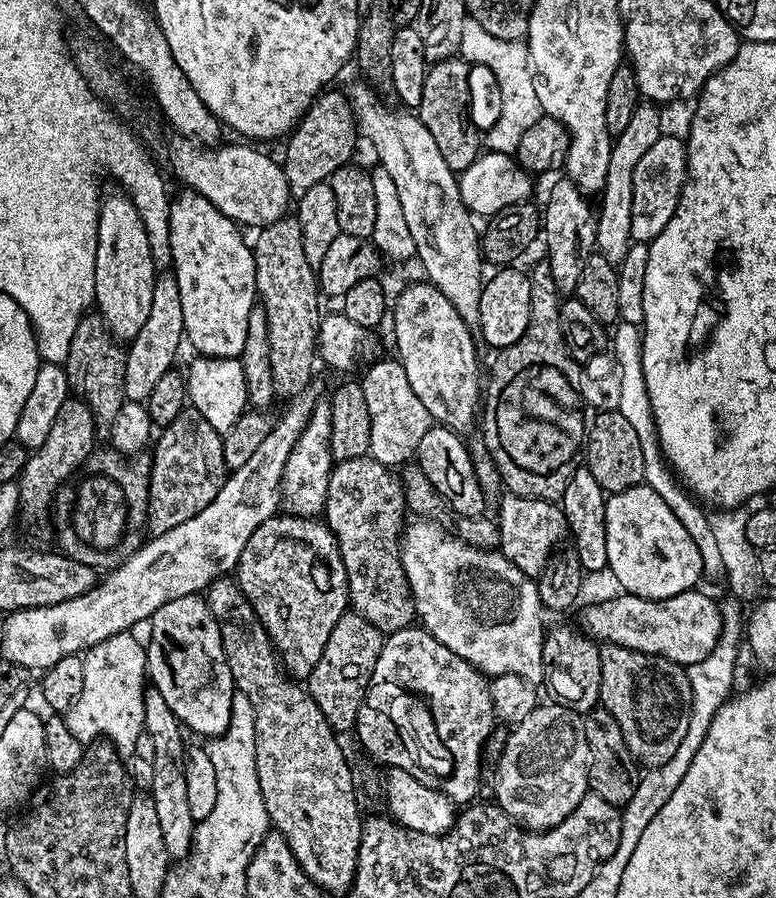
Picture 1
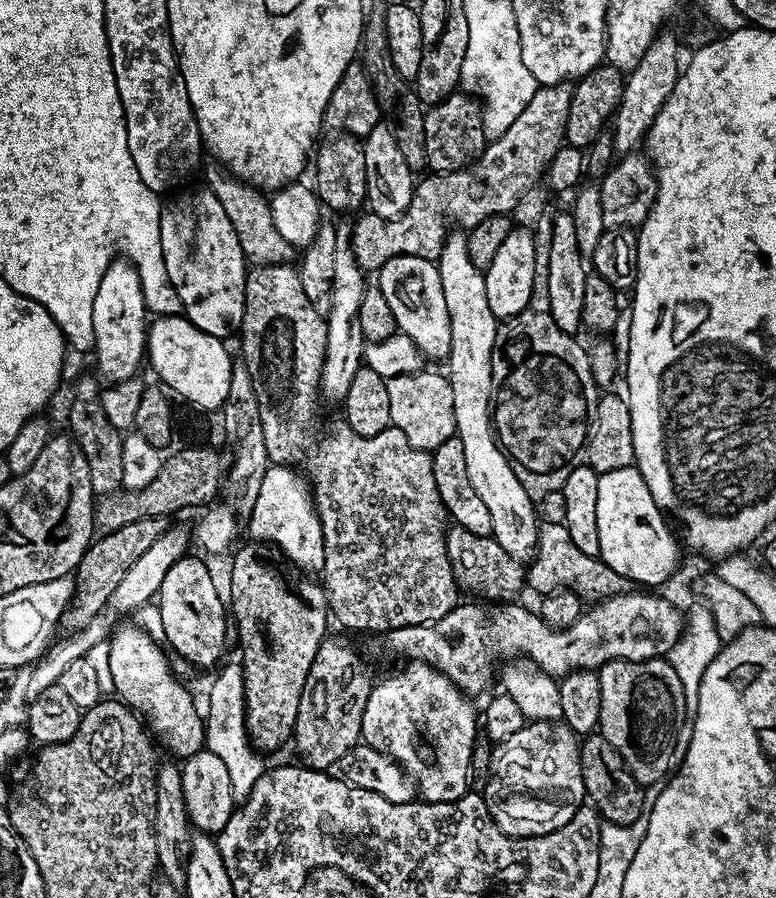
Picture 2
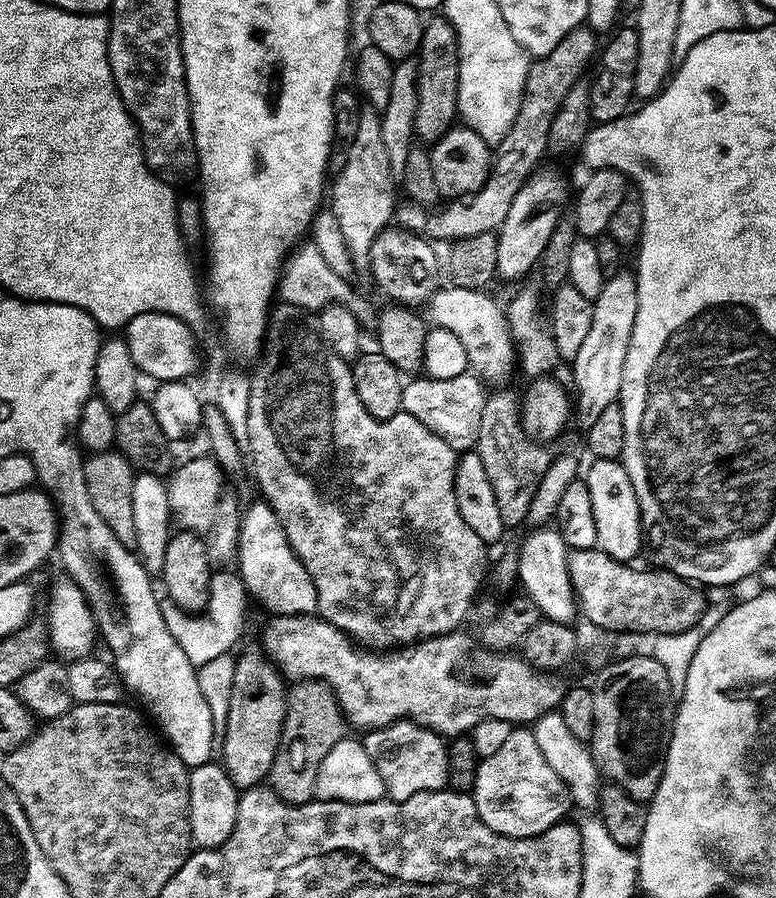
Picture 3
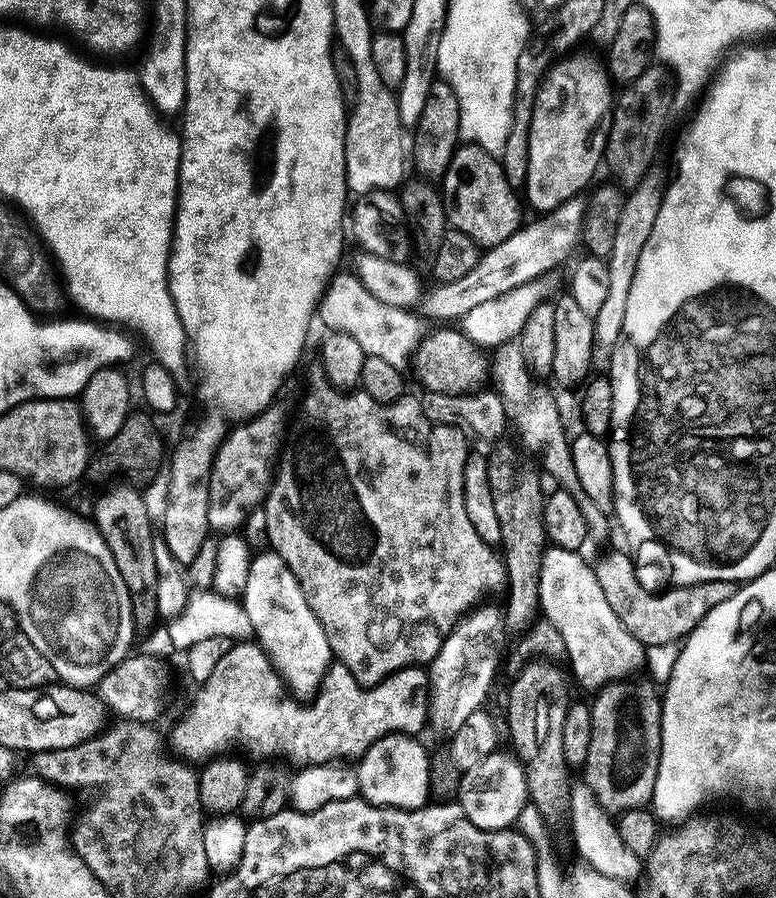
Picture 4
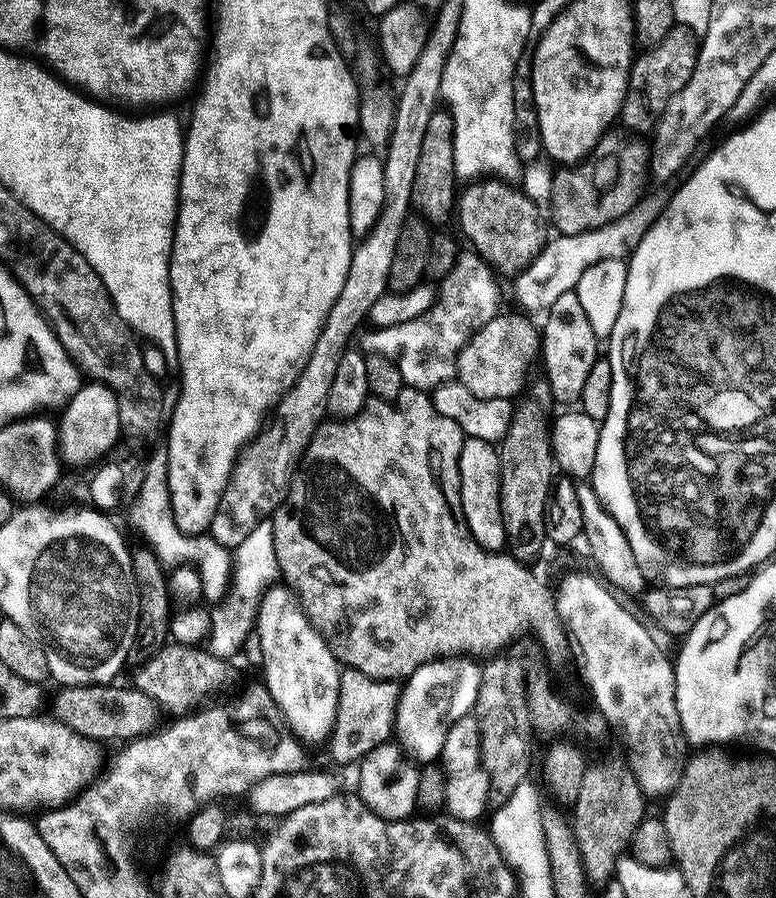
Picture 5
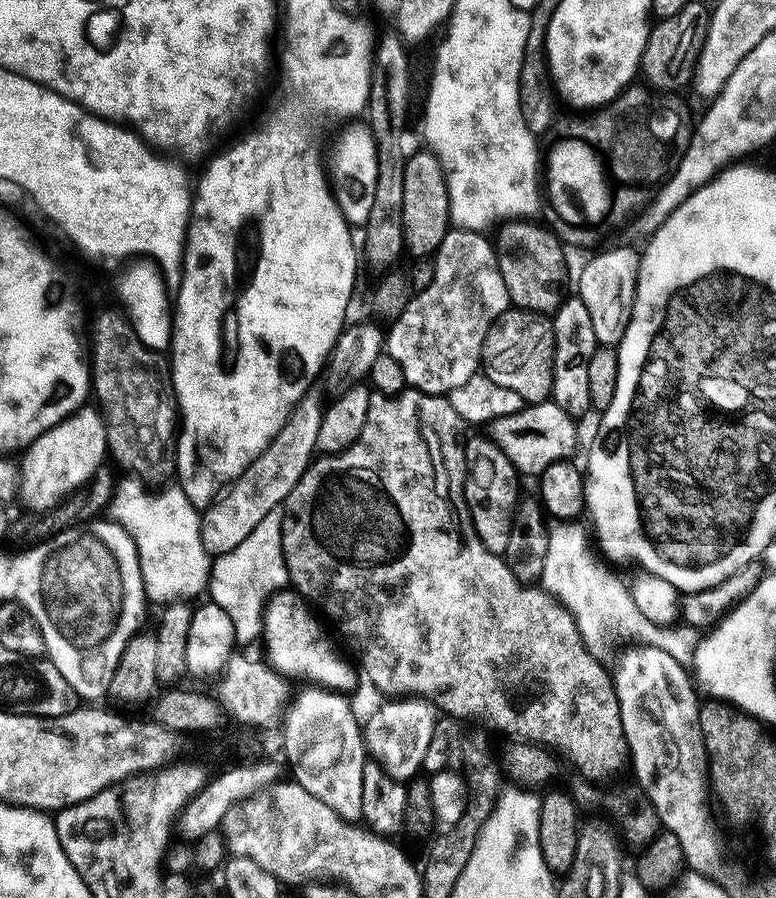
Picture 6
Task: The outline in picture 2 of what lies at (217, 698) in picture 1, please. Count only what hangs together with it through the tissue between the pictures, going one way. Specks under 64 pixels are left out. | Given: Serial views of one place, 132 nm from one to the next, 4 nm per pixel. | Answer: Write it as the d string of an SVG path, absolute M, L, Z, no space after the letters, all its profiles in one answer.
M192 555L181 556L178 562L174 562L174 566L170 566L170 570L166 570L166 578L162 578L158 593L164 631L162 640L182 659L200 668L208 668L224 652L224 639L228 632L230 636L230 616L226 611L225 597L222 592L220 597L211 570Z

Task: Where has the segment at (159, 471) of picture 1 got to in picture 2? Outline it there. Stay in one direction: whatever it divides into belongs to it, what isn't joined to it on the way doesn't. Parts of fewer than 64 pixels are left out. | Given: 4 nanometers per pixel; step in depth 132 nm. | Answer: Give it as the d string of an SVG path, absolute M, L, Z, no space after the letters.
M151 516L138 522L130 522L130 526L122 526L93 539L74 573L78 581L78 591L62 614L59 626L61 633L71 634L82 630L90 622L90 618L107 609L110 594L114 594L122 578L126 578L126 570L130 570L130 566L138 562L138 558L142 558L142 554L146 554L146 550L150 550L150 546L154 546L154 542L158 542L158 538L162 538L162 534L168 531L170 524L166 521L168 520L159 516Z

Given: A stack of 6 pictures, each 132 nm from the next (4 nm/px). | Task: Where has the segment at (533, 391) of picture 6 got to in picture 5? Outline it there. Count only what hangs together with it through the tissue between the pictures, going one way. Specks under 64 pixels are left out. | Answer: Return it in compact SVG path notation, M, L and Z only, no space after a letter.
M497 314L468 339L456 359L455 379L478 398L512 400L519 394L528 376L528 366L535 354L537 357L541 344L542 336L537 325L535 328L528 320Z

